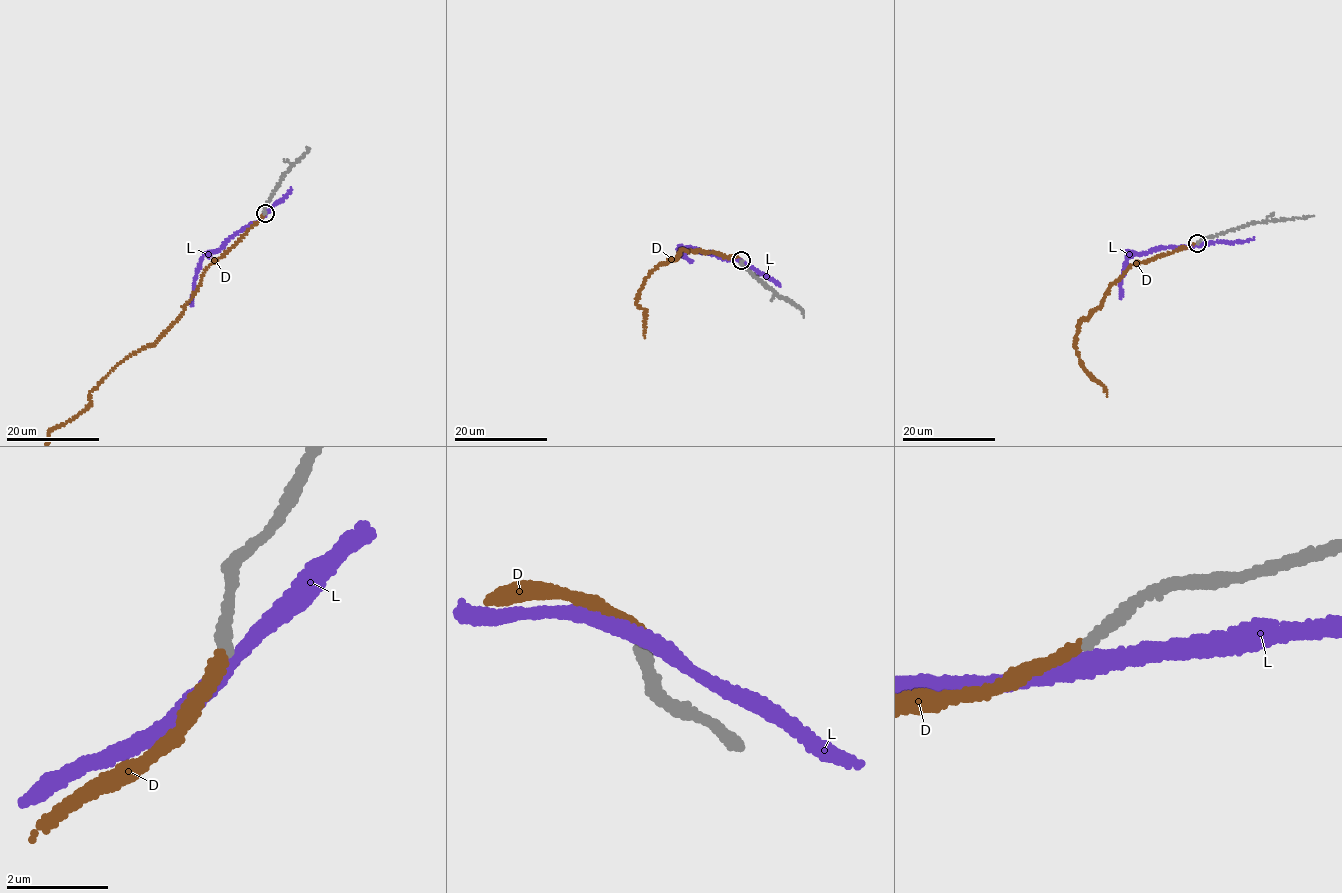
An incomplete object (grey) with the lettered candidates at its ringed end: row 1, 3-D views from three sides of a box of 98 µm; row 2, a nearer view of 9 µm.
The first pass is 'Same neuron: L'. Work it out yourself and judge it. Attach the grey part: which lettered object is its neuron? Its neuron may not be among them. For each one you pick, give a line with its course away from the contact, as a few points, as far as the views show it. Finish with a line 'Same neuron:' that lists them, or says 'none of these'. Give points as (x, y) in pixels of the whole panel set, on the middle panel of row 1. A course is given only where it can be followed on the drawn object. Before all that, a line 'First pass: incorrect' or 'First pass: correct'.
First pass: incorrect
Same neuron: D

